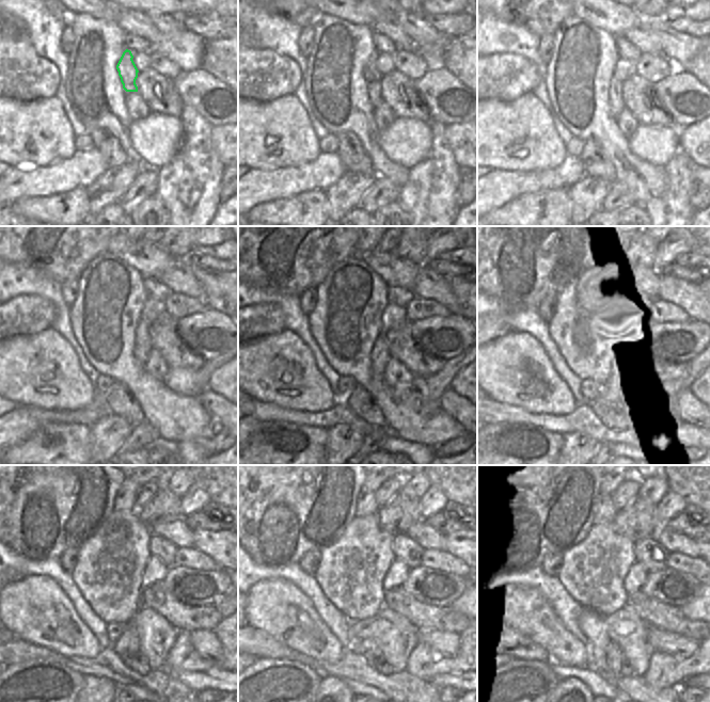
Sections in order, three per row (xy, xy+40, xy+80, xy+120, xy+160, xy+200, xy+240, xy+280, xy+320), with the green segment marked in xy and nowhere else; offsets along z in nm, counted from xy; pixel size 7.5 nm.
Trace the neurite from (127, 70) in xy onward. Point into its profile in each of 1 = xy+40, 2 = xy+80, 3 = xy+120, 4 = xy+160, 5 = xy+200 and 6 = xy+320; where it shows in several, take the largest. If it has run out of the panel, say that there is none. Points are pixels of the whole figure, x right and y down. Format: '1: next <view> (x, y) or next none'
1: next xy+40 (372, 75)
2: next xy+80 (615, 94)
3: next xy+120 (142, 346)
4: next xy+160 (380, 354)
5: next xy+200 (612, 391)
6: next xy+320 (613, 653)

